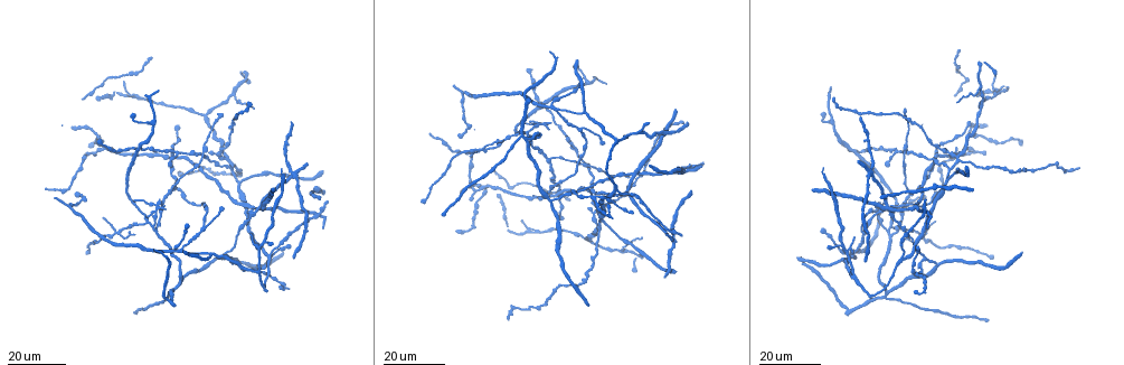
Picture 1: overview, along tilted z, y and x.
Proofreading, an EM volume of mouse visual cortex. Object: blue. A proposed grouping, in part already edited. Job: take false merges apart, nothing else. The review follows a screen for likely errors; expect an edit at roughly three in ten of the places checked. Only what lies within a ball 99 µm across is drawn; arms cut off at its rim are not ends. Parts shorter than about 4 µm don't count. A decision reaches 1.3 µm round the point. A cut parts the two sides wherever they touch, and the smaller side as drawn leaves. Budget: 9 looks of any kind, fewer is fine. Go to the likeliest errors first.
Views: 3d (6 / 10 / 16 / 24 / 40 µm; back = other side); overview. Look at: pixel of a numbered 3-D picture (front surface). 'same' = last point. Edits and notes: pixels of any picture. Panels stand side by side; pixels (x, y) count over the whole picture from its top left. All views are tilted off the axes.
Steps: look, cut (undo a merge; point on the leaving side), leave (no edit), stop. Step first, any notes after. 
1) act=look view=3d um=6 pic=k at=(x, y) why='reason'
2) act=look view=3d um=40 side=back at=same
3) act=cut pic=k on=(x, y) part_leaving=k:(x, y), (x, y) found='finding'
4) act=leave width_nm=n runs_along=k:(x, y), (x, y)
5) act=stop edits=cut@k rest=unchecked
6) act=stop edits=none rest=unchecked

act=look view=3d um=24 pic=1 at=(115, 233) why='small branch off a trunk'

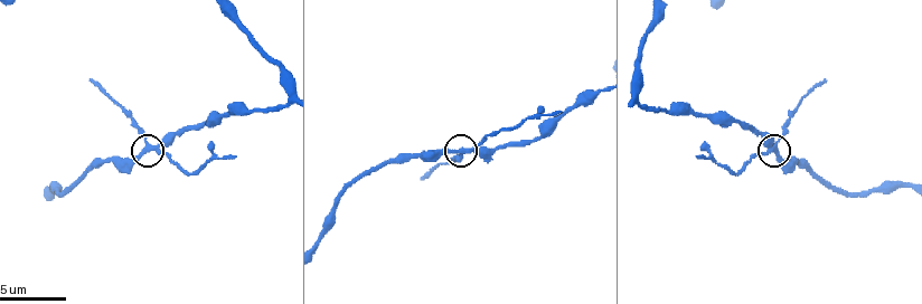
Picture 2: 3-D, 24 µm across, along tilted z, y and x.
act=look view=3d um=6 pic=2 at=(156, 150)

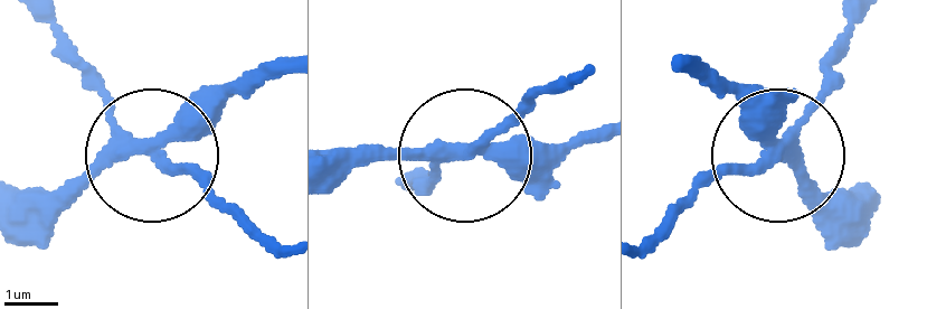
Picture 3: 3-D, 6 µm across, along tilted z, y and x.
act=leave runs_along=3:(594, 133), (476, 150), (530, 91) found='all the same neuron'

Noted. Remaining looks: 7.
act=look view=3d um=24 pic=1 at=(535, 231) why='small branch off a trunk'

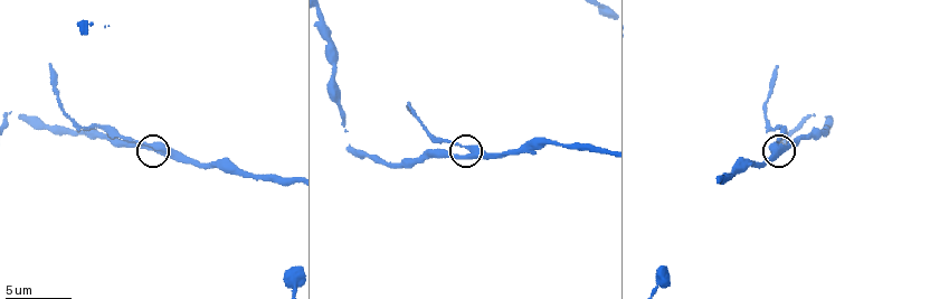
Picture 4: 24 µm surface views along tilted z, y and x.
act=look view=3d um=10 pic=4 at=(472, 149)

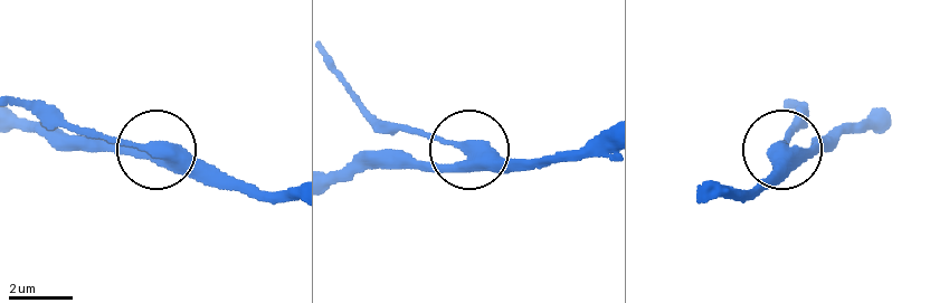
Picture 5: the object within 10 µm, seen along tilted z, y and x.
act=leave runs_along=5:(605, 150), (594, 158), (480, 160), (398, 129) found='continuous, no second neuron'

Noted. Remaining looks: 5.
act=look view=3d um=24 pic=1 at=(848, 249) why='three arms meet'

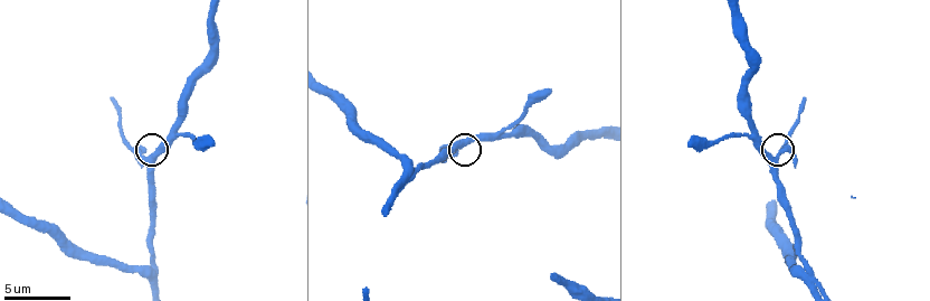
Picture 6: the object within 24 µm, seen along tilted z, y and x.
act=look view=3d um=10 pic=6 at=(775, 158)

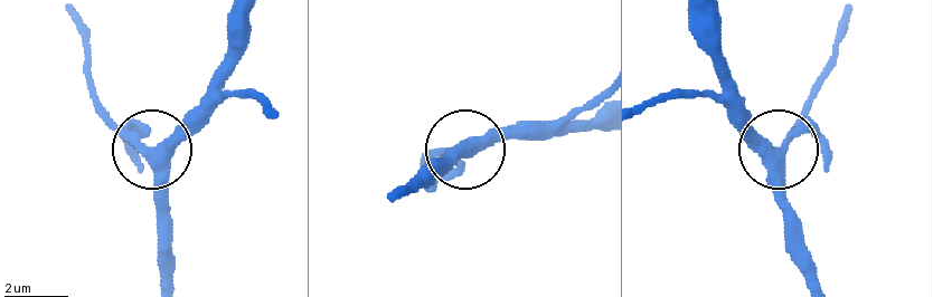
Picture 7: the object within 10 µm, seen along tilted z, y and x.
act=leave side_arm_um=6 runs_along=7:(818, 281), (783, 193), (780, 145), (810, 94) found='all the same neuron'

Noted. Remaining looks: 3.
act=look view=3d um=24 pic=1 at=(551, 160) why='thin arm on a thick one'

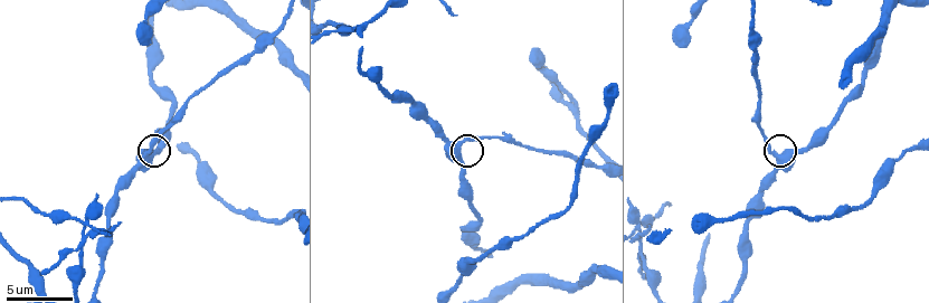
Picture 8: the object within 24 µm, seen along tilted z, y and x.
act=look view=3d um=6 pic=8 at=(782, 157) why='closer look'

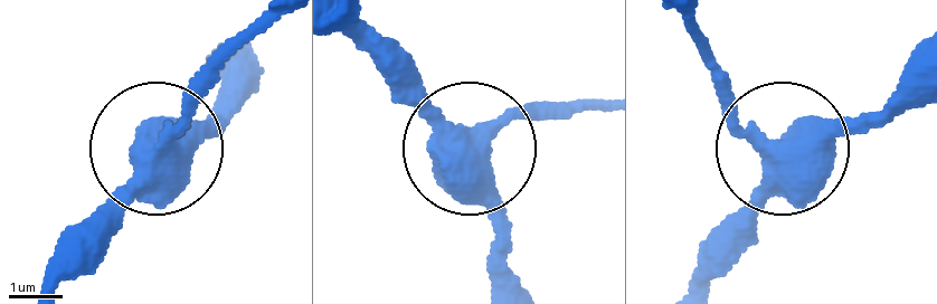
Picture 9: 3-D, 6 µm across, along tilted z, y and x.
act=leave side_arm_um=36 runs_along=9:(693, 279), (798, 140), (897, 116) found='one neuron here'

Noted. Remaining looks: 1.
act=stop edits=none rest=unchecked

